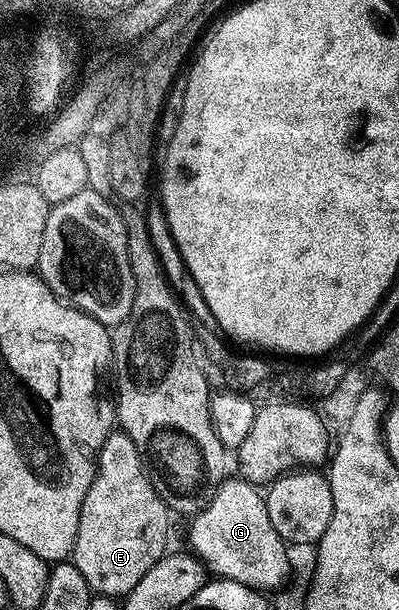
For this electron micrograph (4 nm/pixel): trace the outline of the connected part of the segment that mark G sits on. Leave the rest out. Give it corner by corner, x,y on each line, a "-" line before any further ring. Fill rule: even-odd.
233,475
222,480
213,491
213,498
189,525
189,545
197,552
193,552
196,560
214,578
243,583
258,591
279,588
289,575
290,550
275,527
271,527
262,490

